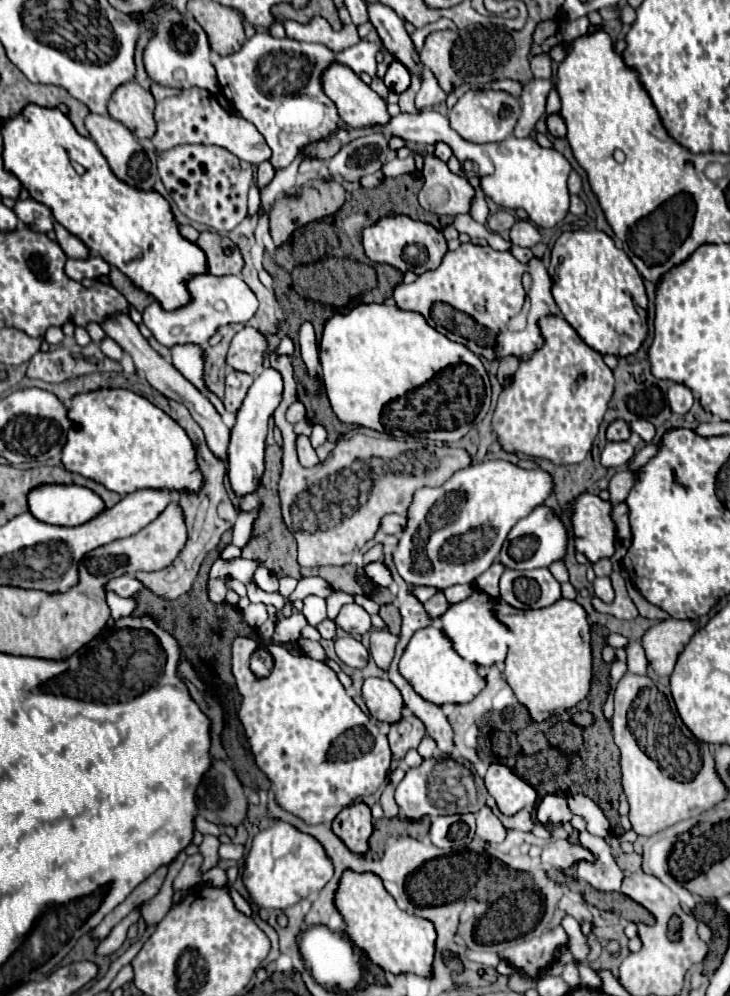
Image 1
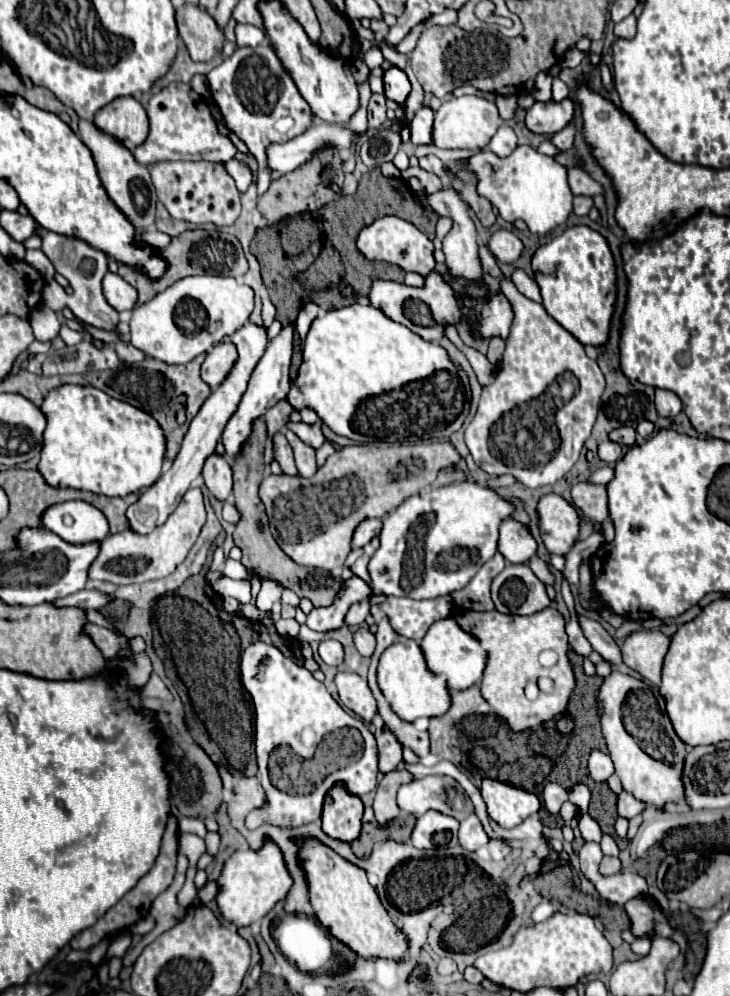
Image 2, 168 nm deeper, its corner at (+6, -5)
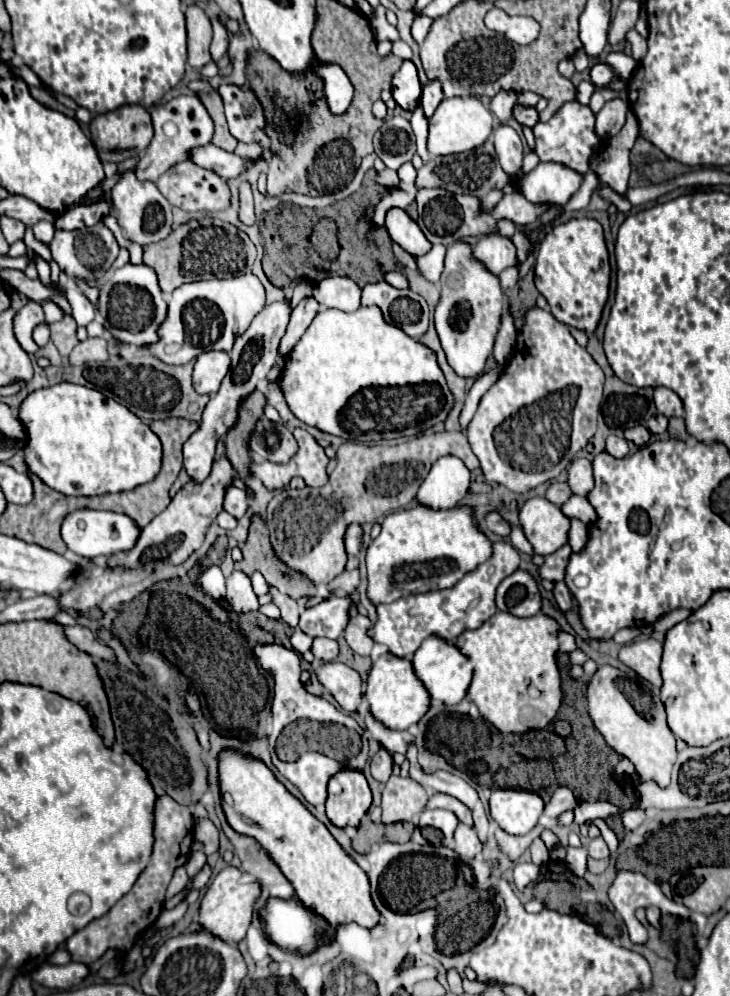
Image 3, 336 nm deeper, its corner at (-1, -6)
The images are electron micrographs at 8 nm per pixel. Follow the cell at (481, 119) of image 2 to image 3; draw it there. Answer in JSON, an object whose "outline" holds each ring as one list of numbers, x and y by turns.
{"outline":[[476,97,462,99,442,99,436,107,434,115,430,117,430,133,428,133,428,153,430,155,450,155,450,153,462,153,470,151,472,147,480,147,490,133,492,133,492,113,486,109]]}

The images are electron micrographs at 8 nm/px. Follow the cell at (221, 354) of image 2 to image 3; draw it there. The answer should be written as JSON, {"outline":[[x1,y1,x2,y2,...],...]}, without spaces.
{"outline":[[206,351,196,357,192,369,192,385,200,395,214,395,228,373,230,357,224,351]]}

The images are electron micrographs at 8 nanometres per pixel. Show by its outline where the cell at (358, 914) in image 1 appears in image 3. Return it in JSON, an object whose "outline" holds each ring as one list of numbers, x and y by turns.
{"outline":[[226,747,218,753,218,777,228,825,236,833,252,837,264,847,266,855,294,885,304,907,322,915,334,927,350,921,362,927,374,927,378,923,380,913,370,897,368,875,338,845,326,825,276,779,264,761,246,751]]}

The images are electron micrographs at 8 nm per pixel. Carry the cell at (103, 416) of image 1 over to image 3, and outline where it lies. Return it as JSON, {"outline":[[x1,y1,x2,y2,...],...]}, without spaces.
{"outline":[[58,383,54,387,46,387,46,389,38,389,34,393,30,393,18,407,18,421,24,425,26,433,28,433,28,443,24,445,24,463,28,467,28,471,32,475,36,475,40,481,44,481,48,487,52,487,54,491,60,491,64,495,104,495,104,493,118,493,118,491,128,491,132,487,138,487,142,483,148,483,156,477,156,471,160,471,160,463,162,463,162,445,160,439,152,433,152,429,142,423,136,415,132,415,124,405,116,403,114,399,104,397,100,391,96,389,88,389,82,385,74,385,74,383]]}

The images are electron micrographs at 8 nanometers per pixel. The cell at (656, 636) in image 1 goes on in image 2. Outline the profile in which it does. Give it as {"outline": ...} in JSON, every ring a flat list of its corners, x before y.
{"outline":[[637,630,629,634,621,646,623,662,637,670,645,680,659,686,665,654,671,646,671,638,661,630]]}

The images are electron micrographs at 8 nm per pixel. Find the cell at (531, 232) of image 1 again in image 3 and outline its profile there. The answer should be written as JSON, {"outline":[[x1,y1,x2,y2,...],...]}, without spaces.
{"outline":[[486,235,472,249,472,257,482,263,490,273,500,275,506,267,516,265,516,247,502,235]]}

